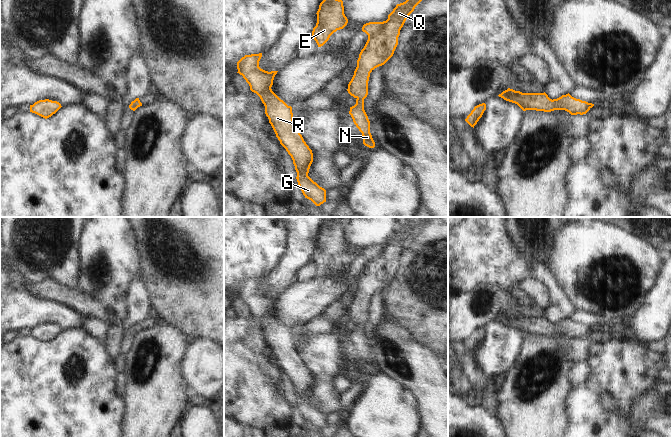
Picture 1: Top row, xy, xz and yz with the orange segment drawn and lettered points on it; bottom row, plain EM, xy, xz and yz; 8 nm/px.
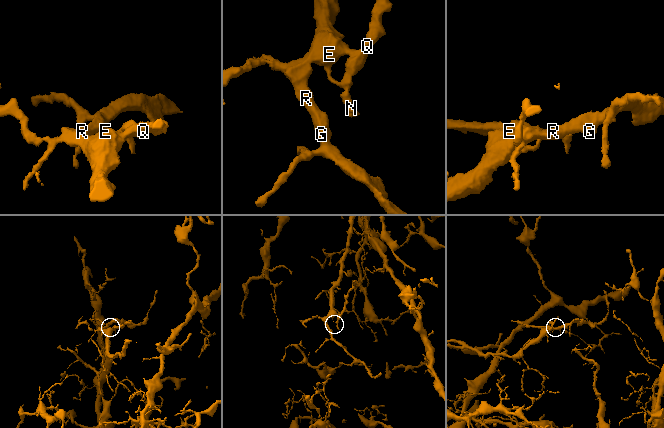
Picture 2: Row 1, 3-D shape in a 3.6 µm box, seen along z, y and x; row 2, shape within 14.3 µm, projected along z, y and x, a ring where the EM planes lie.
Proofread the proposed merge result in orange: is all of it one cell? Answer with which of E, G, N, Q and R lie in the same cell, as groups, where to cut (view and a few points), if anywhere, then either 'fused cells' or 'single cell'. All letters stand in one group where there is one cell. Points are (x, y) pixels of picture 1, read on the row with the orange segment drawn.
groups E G N Q R; cut none; single cell

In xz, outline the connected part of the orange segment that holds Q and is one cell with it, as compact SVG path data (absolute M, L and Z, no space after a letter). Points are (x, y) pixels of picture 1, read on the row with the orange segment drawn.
M406 0L397 4L383 22L369 22L363 25L362 31L368 35L368 40L359 54L357 67L348 84L348 93L356 99L356 104L350 107L354 124L362 133L363 144L369 148L375 147L370 133L370 121L364 110L364 99L368 95L370 73L384 65L394 54L398 45L398 37L407 17L422 0Z

